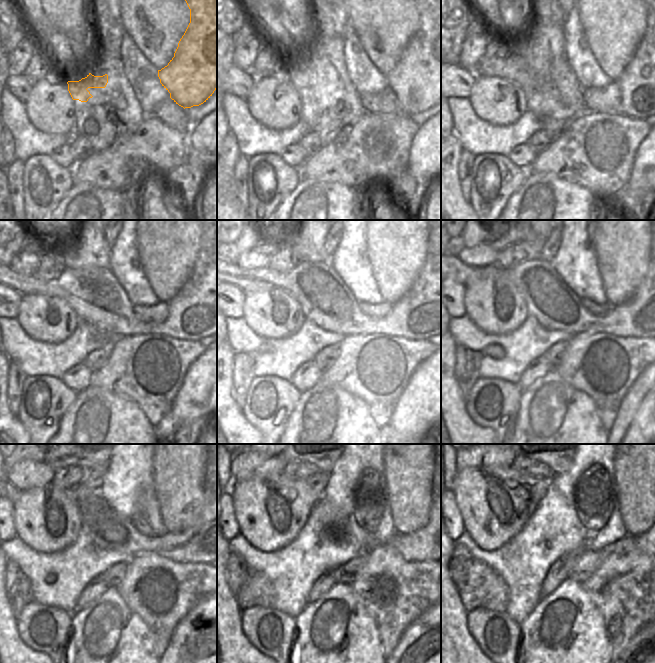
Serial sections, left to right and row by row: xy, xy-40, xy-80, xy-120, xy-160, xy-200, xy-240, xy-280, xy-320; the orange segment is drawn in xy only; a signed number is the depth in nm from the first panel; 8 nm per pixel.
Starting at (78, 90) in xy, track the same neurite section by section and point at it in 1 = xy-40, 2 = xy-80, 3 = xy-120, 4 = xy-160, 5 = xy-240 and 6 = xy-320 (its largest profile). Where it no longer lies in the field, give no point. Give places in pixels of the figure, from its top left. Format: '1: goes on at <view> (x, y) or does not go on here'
1: goes on at xy-40 (298, 76)
2: goes on at xy-80 (527, 76)
3: goes on at xy-120 (196, 312)
4: goes on at xy-160 (420, 314)
5: goes on at xy-240 (195, 545)
6: goes on at xy-320 (644, 541)

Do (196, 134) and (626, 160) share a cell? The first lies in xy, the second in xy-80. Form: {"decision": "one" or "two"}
{"decision": "two"}

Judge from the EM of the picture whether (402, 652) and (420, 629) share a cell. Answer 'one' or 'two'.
one

